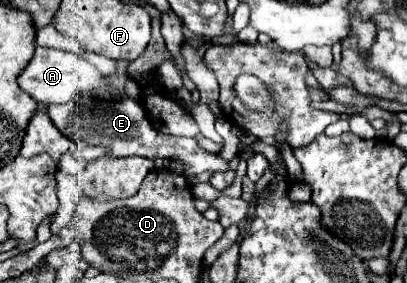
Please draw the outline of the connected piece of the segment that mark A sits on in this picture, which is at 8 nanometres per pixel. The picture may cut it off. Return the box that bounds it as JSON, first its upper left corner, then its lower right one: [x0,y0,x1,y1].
[18,47,108,105]

